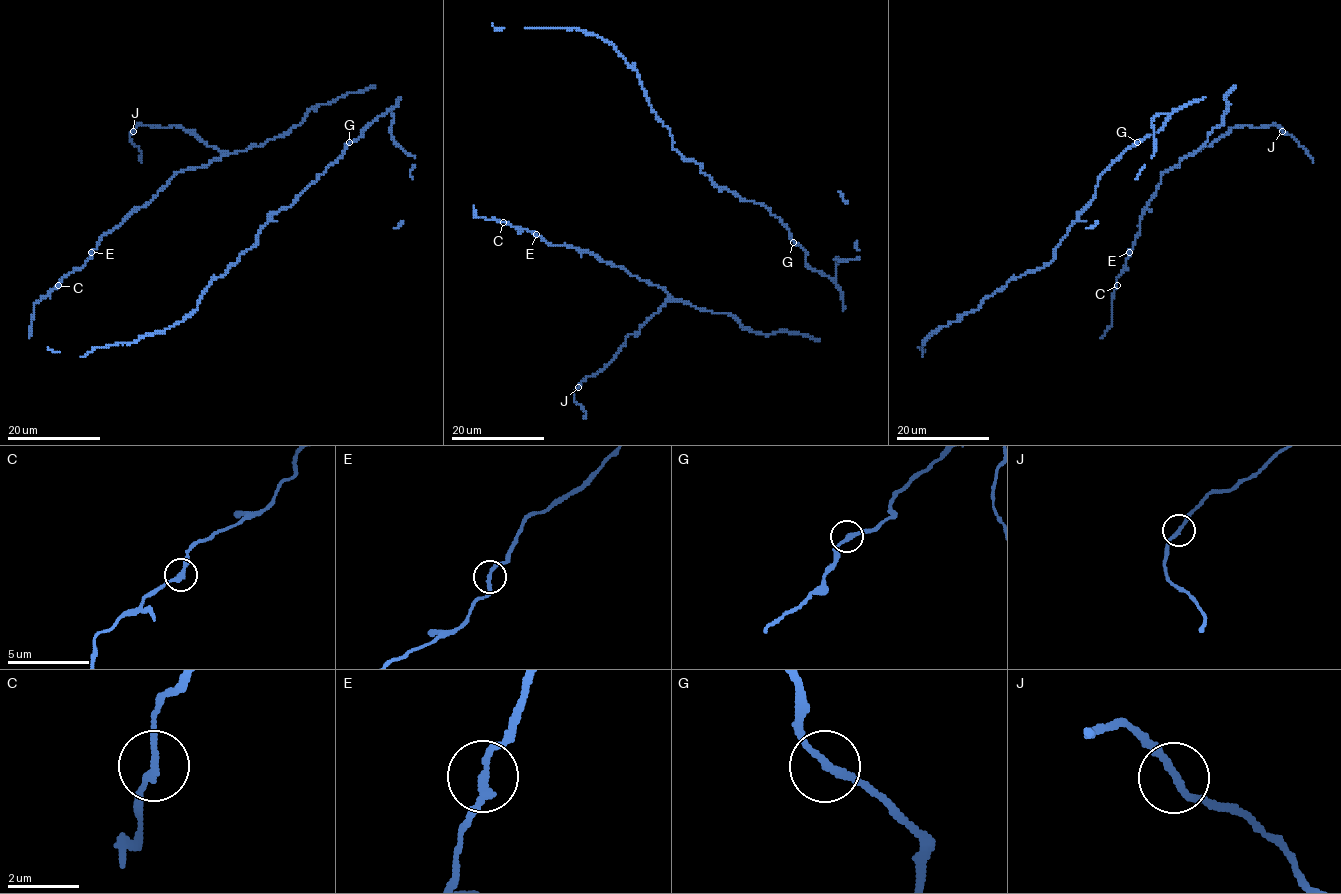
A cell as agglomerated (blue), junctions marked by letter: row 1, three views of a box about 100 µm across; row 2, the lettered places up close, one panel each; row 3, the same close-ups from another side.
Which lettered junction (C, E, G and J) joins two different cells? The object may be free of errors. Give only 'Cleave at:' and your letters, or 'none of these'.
Cleave at: none of these

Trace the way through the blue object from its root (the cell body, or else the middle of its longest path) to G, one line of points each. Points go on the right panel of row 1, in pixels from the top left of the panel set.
G: (1181, 108), (1159, 130), (1137, 142)

